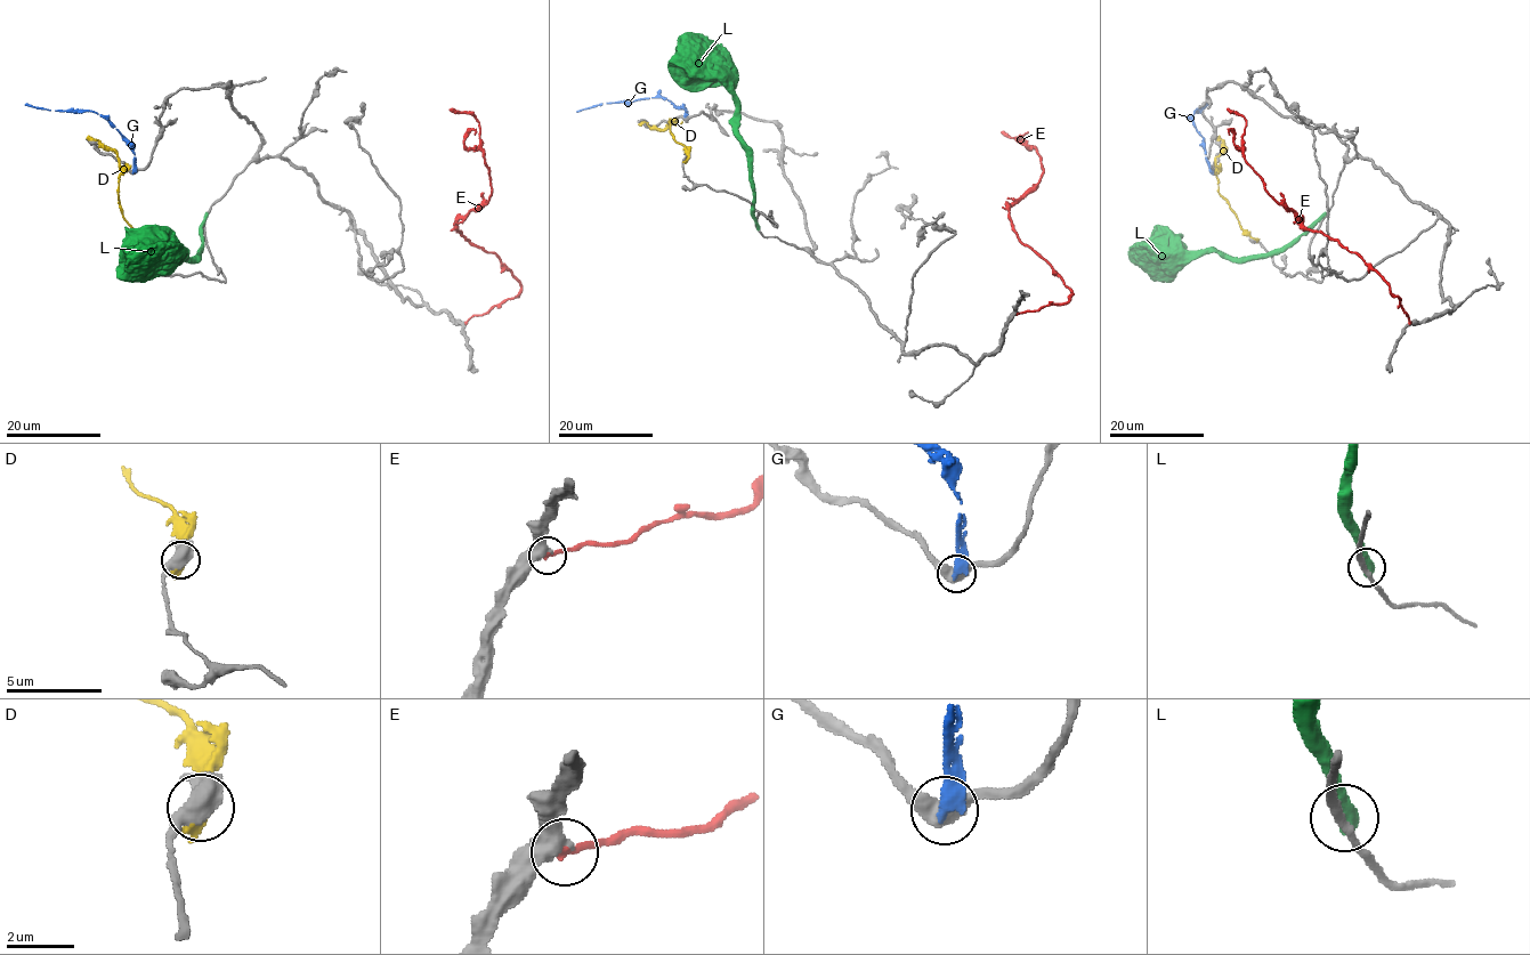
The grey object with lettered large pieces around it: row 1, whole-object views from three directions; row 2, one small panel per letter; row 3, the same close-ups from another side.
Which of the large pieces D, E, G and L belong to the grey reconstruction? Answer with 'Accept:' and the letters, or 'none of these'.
Accept: E

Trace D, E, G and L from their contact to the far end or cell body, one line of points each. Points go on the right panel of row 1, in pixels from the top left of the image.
D: (1254, 239), (1245, 232), (1220, 193), (1215, 159), (1224, 150), (1220, 138)
E: (1409, 322), (1389, 283), (1359, 253), (1306, 229), (1265, 188), (1263, 178), (1245, 159), (1246, 121), (1229, 110)
G: (1212, 172), (1204, 138), (1193, 127), (1192, 114), (1207, 104)
L: (1322, 216), (1289, 243), (1265, 253), (1231, 258), (1214, 251), (1195, 252), (1173, 262), (1156, 262), (1144, 250)

